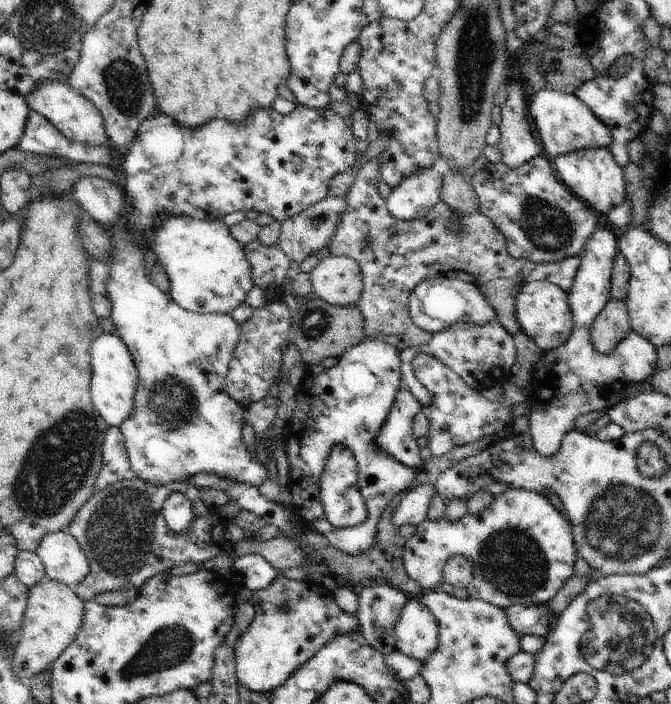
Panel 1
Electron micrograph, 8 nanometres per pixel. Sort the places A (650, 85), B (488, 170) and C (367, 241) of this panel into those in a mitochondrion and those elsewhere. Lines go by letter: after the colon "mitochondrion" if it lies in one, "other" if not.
A: other
B: other
C: mitochondrion

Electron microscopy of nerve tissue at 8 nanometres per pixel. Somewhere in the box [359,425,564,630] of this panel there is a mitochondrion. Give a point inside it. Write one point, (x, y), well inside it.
(512, 560)

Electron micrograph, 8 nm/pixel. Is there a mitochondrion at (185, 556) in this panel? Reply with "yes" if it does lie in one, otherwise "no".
no

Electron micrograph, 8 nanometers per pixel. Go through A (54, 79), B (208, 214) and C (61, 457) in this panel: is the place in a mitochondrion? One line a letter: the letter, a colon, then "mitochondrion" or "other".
A: other
B: other
C: mitochondrion

